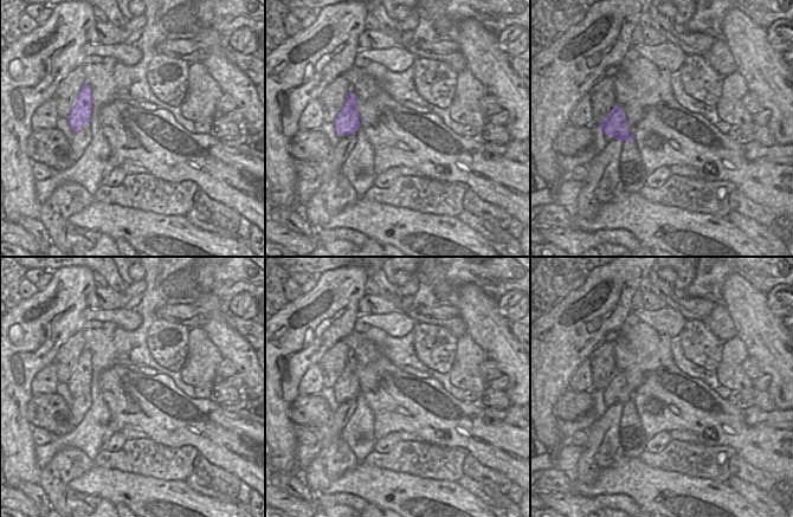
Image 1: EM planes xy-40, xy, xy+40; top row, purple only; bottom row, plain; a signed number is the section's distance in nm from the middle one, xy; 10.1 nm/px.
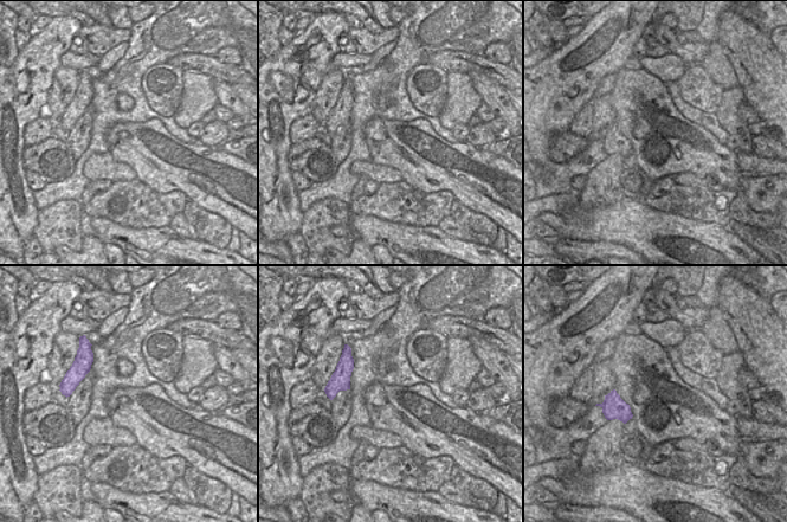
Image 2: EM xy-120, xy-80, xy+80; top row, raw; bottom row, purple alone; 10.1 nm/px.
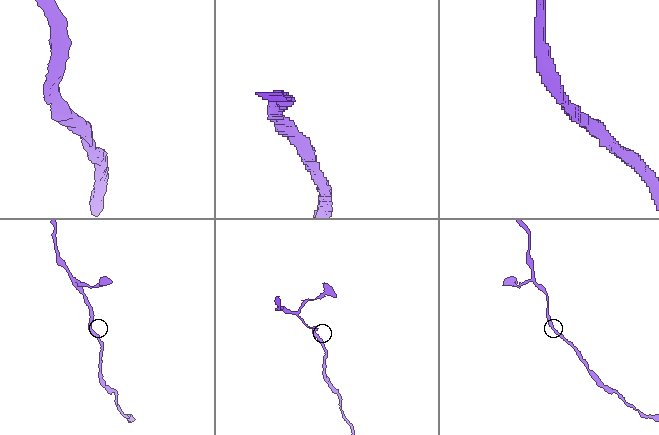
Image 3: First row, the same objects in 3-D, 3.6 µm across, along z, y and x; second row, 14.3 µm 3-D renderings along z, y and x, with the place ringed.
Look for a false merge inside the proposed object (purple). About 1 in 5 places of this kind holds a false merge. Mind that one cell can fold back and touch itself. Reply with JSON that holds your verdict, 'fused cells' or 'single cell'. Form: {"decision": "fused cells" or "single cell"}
{"decision": "single cell"}

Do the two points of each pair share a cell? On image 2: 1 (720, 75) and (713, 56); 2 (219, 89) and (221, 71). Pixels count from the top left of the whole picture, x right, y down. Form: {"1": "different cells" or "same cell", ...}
{"1": "same cell", "2": "different cells"}

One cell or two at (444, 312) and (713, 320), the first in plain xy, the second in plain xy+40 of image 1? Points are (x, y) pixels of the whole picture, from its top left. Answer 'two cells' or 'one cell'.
two cells

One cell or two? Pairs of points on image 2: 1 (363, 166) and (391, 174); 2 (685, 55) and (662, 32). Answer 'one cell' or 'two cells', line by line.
1: one cell
2: one cell

